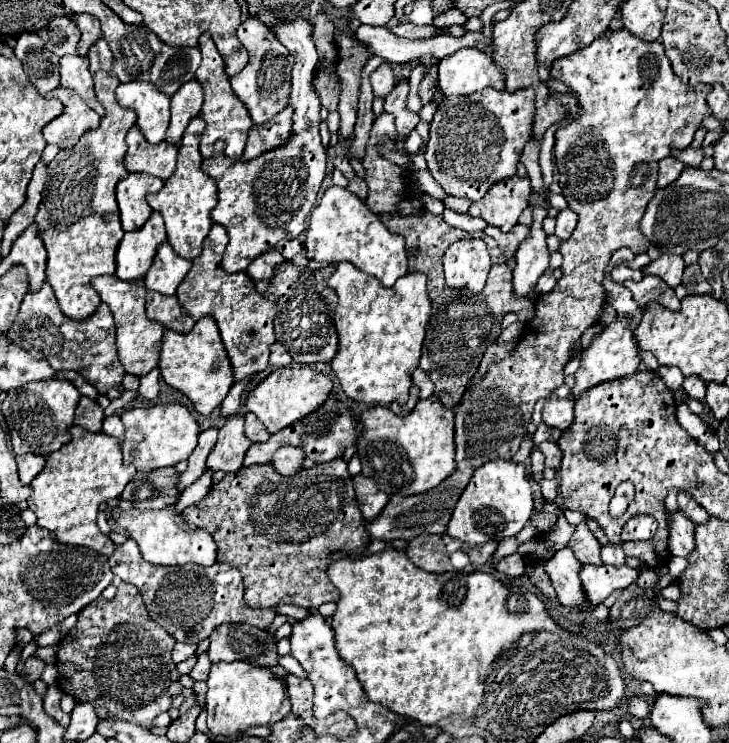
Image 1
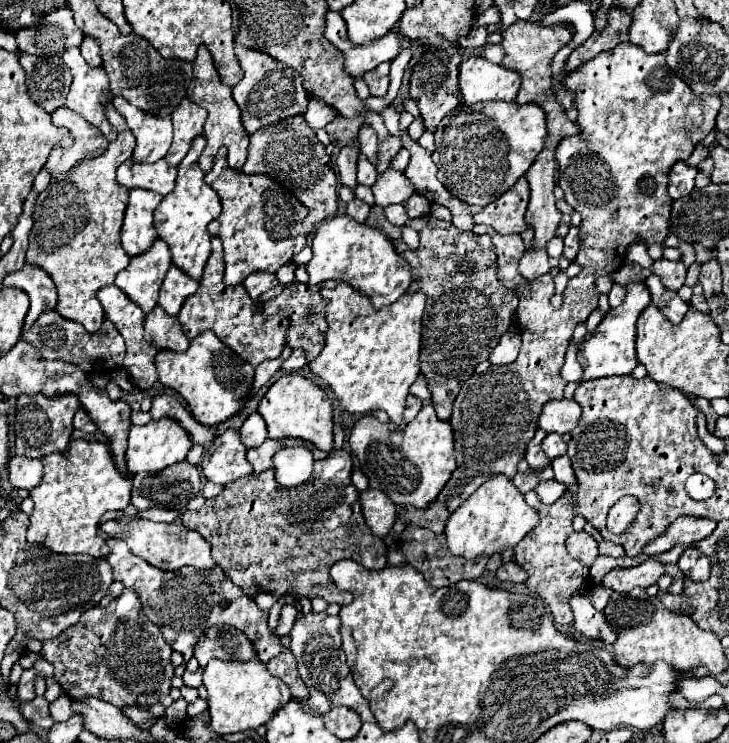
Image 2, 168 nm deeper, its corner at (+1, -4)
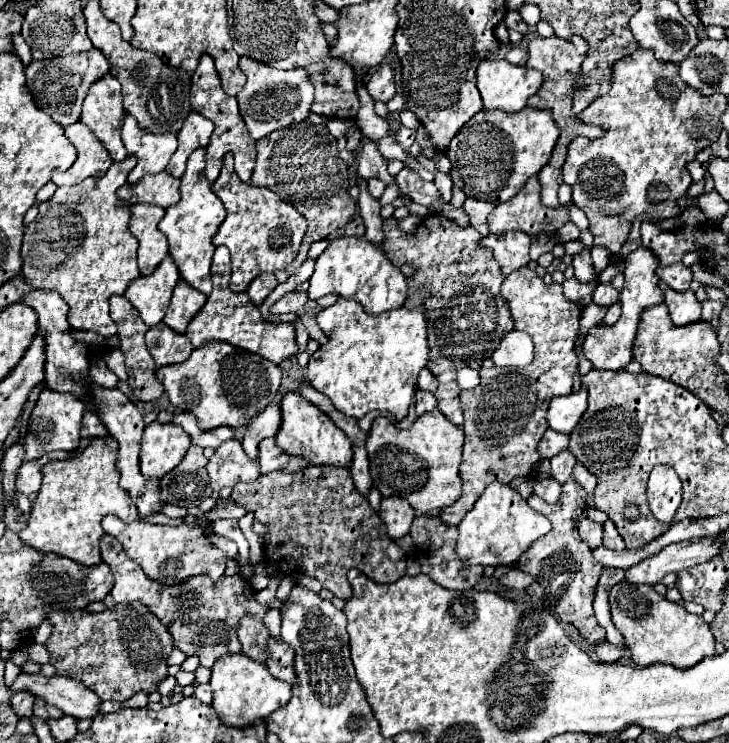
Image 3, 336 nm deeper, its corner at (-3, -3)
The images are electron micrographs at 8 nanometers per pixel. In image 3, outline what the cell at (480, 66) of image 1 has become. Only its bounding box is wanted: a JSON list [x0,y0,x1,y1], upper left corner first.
[477,60,543,112]

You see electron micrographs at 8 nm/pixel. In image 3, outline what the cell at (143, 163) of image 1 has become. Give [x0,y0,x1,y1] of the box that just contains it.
[119,172,179,208]

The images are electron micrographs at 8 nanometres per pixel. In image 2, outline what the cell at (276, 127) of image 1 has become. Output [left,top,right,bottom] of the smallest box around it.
[241,115,337,235]

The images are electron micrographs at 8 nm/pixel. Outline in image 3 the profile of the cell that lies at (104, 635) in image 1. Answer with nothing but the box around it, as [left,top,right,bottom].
[45,602,173,702]

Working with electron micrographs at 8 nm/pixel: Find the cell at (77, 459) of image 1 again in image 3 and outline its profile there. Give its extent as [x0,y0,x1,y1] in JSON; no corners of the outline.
[19,438,137,566]

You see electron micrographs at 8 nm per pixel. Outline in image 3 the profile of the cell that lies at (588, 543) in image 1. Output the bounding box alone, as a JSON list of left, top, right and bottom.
[579,518,603,548]

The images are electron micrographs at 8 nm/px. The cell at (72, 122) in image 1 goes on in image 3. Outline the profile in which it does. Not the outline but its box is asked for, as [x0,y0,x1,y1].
[53,122,113,186]

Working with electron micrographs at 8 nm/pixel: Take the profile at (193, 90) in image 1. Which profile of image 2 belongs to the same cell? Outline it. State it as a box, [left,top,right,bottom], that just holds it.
[167,97,207,165]

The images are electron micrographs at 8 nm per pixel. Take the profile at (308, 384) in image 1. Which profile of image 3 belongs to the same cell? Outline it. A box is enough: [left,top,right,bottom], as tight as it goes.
[275,392,353,466]

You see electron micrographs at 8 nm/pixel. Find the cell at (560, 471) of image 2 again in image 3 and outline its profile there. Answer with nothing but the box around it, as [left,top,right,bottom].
[573,462,597,494]

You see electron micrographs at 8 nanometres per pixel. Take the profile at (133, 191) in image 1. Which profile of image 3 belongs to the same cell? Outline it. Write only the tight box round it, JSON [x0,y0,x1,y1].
[129,206,169,276]

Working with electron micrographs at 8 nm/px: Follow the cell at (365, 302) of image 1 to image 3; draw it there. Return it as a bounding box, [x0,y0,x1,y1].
[307,298,429,420]

